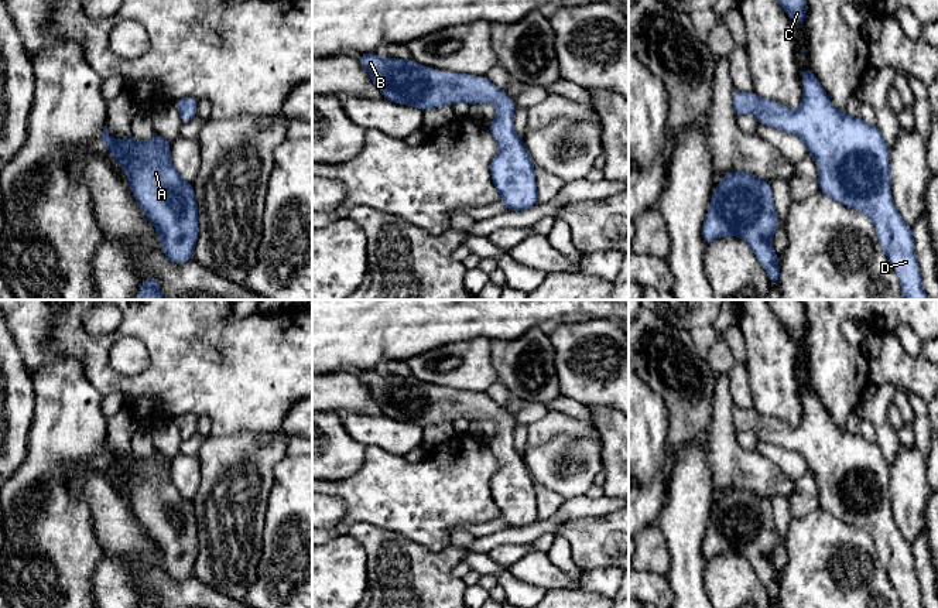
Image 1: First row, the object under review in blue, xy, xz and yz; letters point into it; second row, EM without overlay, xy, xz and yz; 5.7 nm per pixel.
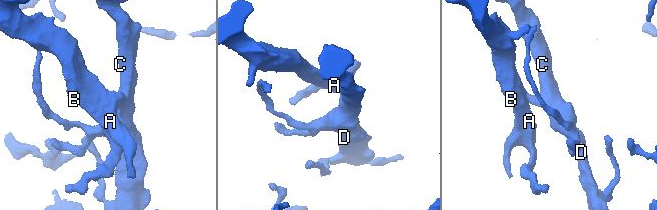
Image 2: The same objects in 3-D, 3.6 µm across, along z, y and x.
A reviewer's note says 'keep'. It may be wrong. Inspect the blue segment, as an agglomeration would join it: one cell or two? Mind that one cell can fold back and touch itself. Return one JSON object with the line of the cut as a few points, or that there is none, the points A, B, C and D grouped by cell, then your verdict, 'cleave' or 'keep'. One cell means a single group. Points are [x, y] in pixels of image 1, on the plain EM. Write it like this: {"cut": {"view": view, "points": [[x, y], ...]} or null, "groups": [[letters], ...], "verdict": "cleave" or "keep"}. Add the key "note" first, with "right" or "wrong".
{"note": "right", "cut": null, "groups": [["A", "B", "C", "D"]], "verdict": "keep"}

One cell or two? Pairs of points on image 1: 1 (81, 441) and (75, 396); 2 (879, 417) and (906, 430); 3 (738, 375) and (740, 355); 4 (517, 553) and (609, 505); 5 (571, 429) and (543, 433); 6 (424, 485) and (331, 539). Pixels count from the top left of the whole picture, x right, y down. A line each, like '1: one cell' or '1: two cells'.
1: one cell
2: one cell
3: two cells
4: two cells
5: one cell
6: one cell

